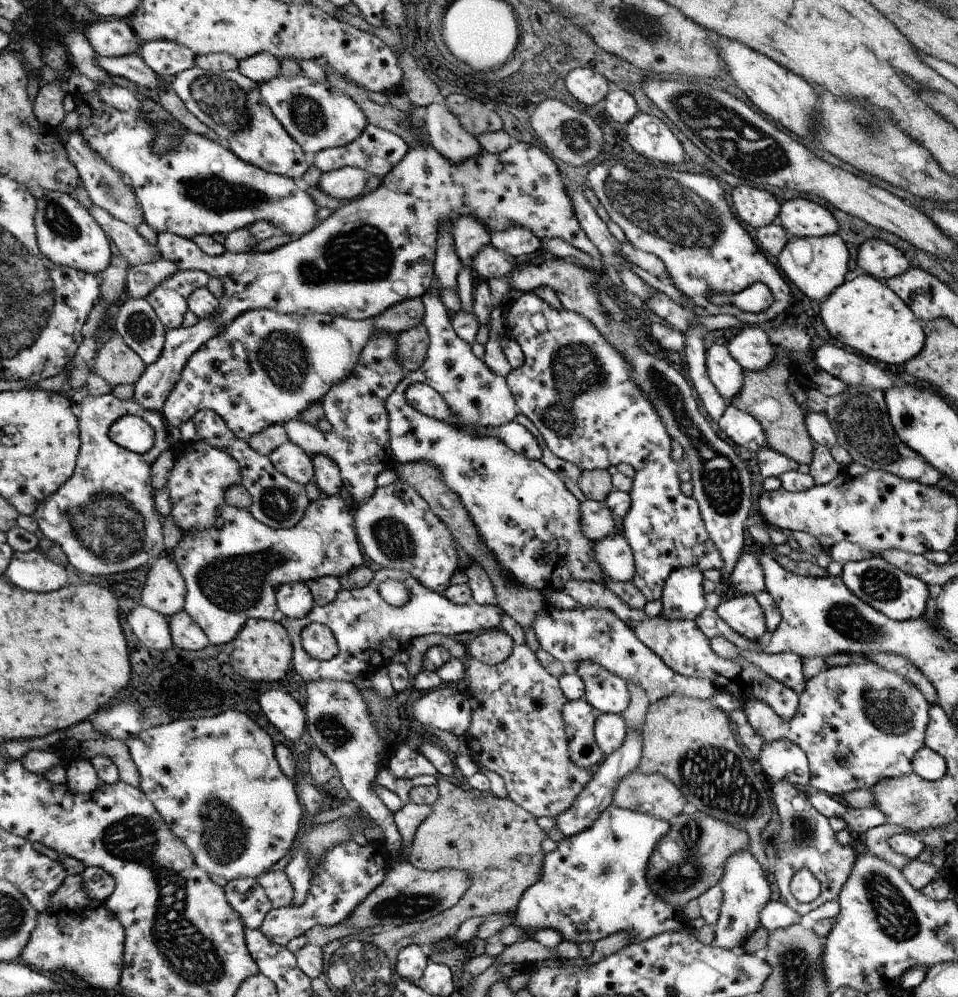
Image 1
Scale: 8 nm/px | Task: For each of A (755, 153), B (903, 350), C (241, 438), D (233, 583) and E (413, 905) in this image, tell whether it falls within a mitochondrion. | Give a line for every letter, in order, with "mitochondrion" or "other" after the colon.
A: mitochondrion
B: other
C: other
D: mitochondrion
E: mitochondrion

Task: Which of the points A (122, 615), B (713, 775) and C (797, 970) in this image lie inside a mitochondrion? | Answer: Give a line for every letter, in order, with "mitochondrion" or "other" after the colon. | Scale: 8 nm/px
A: other
B: mitochondrion
C: mitochondrion

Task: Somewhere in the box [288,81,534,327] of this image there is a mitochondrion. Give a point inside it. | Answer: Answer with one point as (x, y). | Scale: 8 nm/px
(362, 254)

